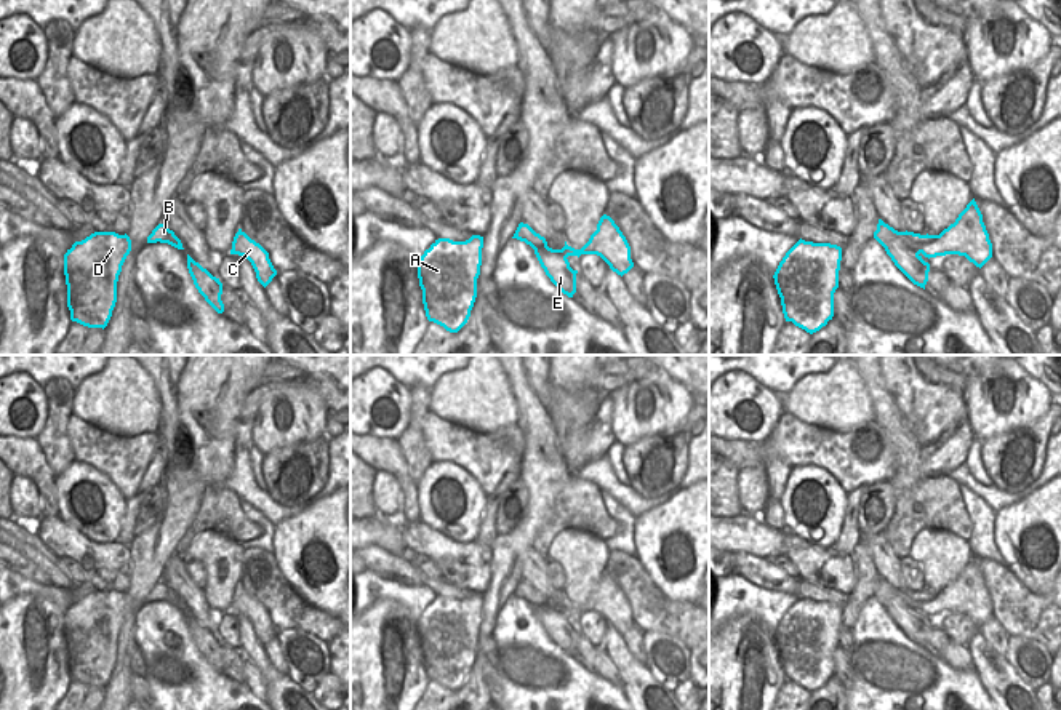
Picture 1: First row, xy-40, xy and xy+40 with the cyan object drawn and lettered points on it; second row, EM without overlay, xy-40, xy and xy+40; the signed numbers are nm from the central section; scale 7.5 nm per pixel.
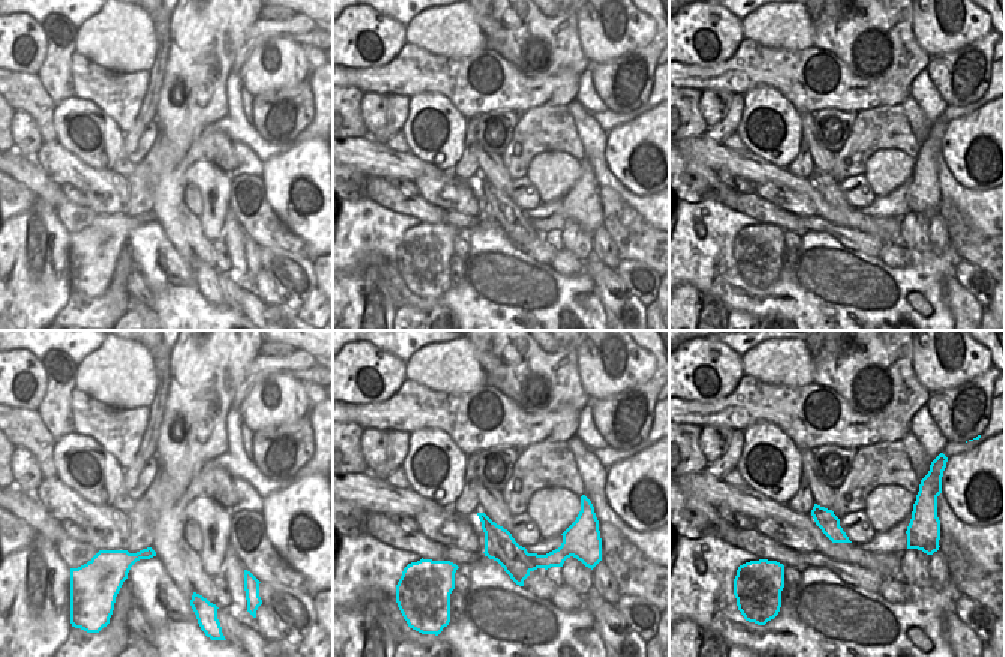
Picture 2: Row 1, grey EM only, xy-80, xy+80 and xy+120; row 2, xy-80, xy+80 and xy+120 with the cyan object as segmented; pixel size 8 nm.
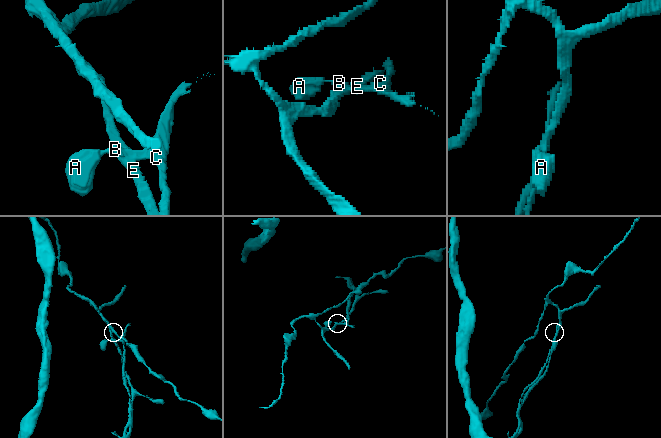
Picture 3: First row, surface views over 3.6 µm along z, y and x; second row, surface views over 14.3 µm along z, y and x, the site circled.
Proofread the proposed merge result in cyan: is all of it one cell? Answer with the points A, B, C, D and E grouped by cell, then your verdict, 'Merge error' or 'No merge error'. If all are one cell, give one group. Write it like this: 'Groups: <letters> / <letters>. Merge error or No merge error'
Groups: A B C D / E. Merge error

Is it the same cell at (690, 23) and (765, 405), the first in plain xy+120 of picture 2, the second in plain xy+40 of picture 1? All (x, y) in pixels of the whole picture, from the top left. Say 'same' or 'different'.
same

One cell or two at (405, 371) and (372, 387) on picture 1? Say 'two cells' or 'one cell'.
two cells

